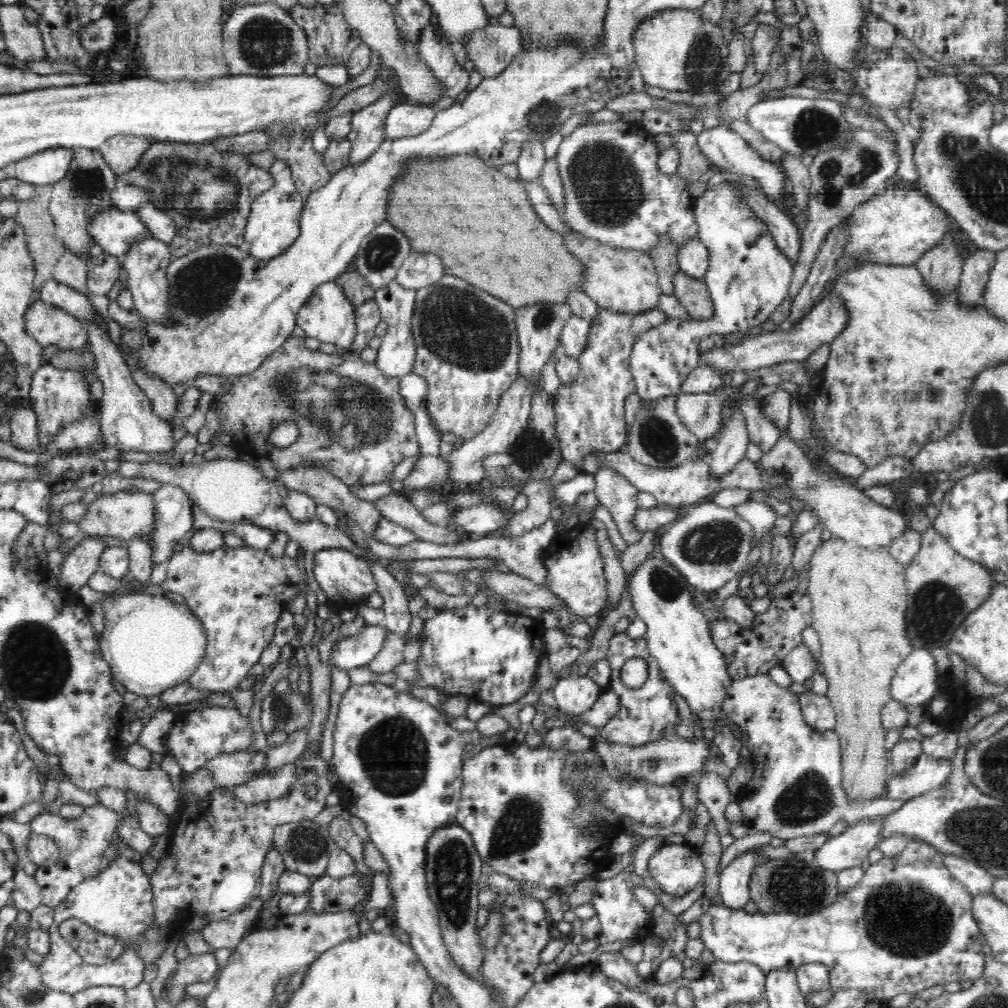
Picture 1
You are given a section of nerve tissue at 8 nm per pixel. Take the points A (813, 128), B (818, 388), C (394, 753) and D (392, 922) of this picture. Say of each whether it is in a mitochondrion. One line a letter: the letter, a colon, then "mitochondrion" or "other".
A: mitochondrion
B: other
C: mitochondrion
D: other

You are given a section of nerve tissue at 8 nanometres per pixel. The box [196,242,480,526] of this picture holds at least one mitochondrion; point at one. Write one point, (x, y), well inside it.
(353, 417)

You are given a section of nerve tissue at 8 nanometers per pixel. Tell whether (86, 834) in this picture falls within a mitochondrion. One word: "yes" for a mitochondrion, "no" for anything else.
yes

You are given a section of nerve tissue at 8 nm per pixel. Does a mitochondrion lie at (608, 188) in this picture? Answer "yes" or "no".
yes

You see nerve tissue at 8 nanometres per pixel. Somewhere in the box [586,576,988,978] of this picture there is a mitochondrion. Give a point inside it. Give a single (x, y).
(905, 921)

